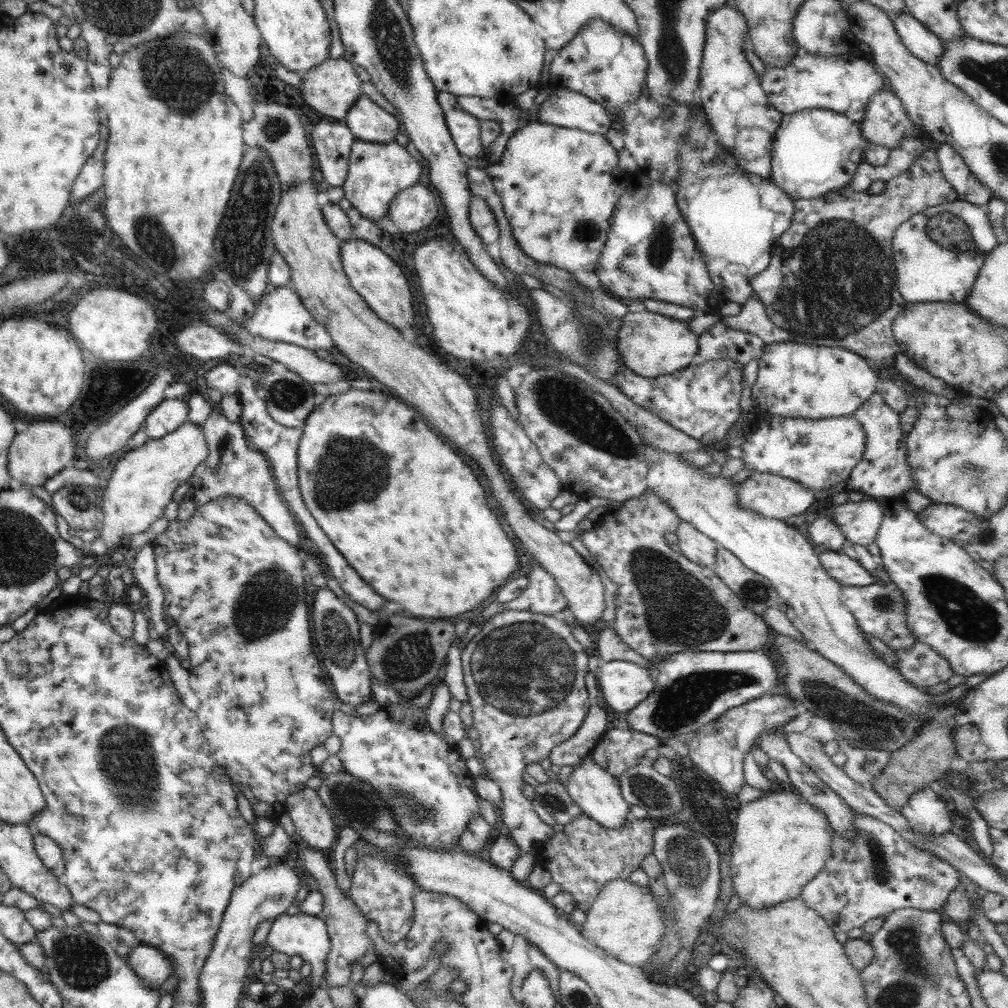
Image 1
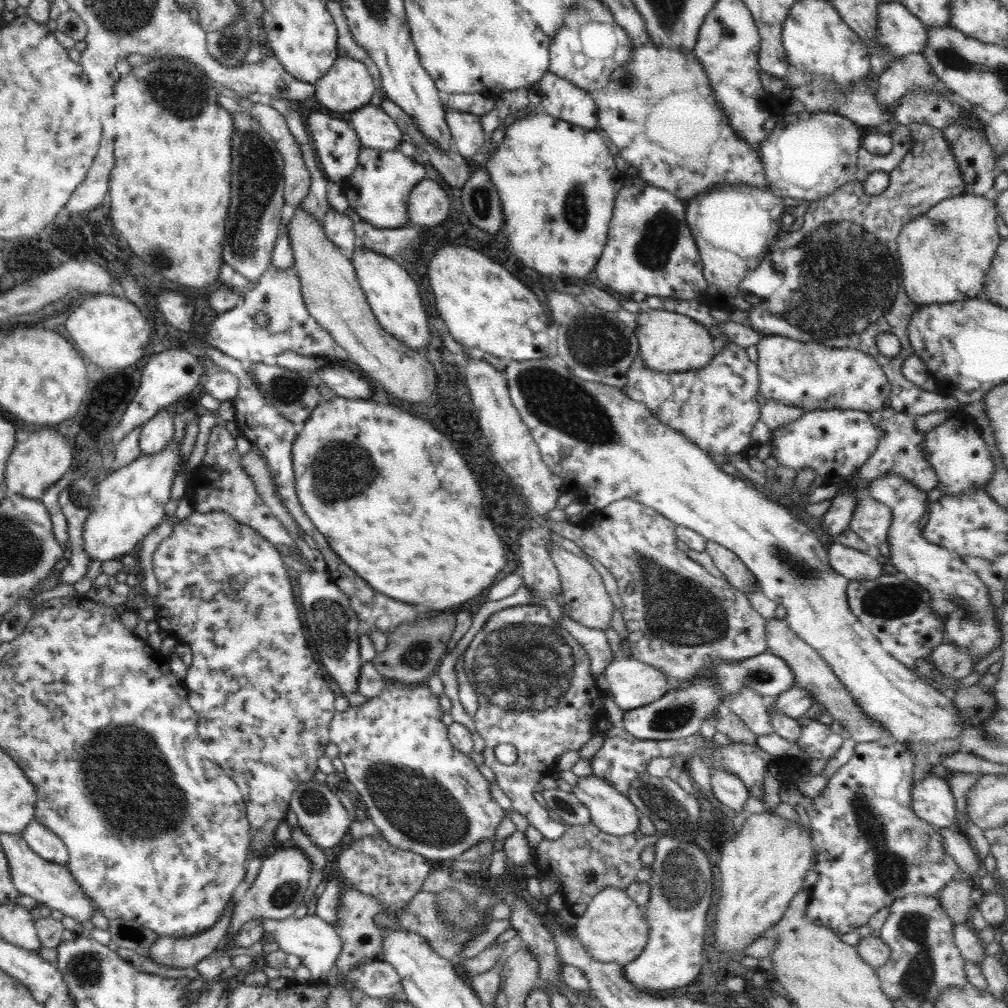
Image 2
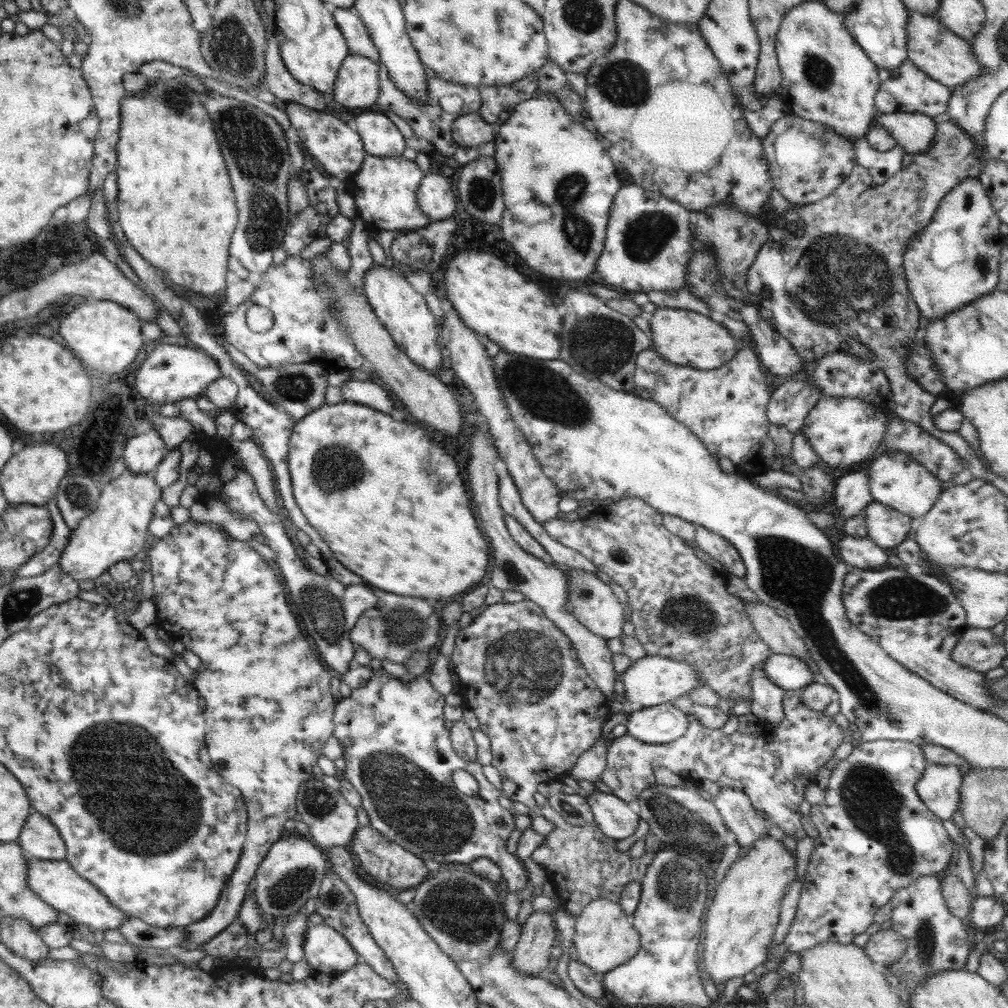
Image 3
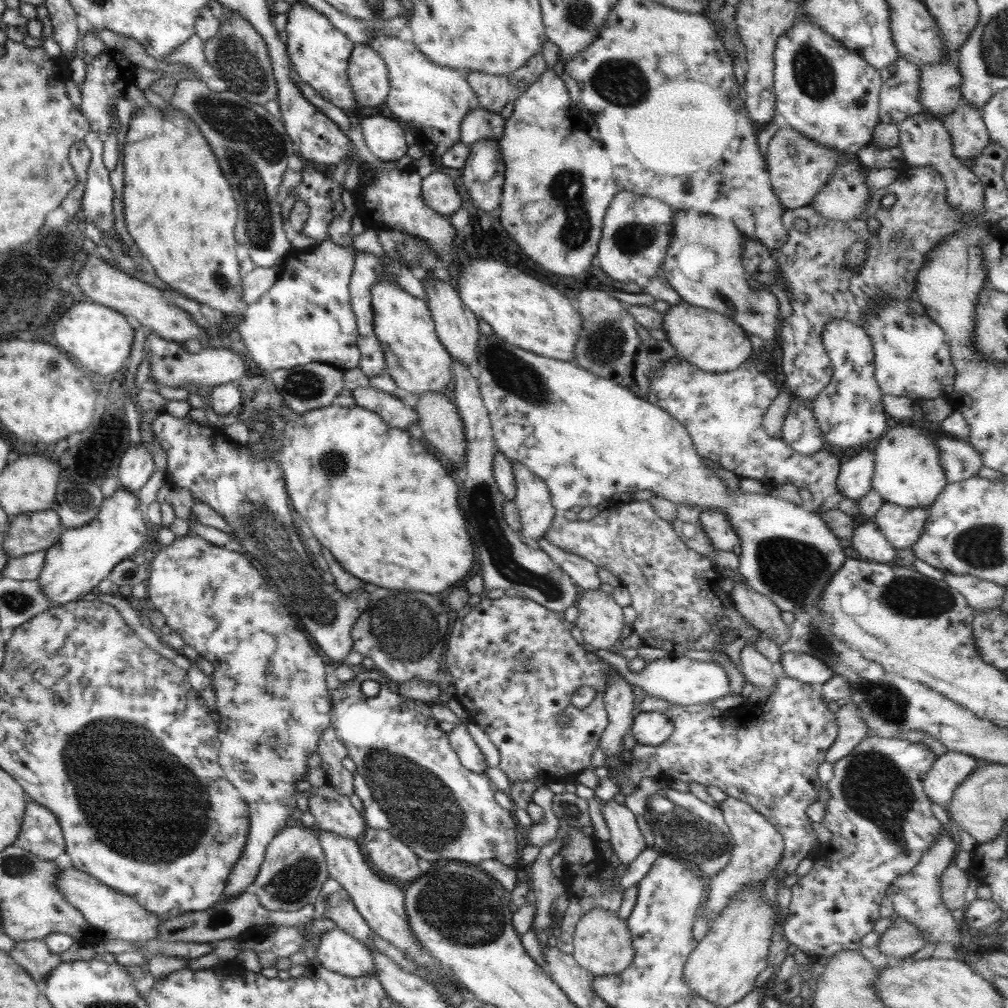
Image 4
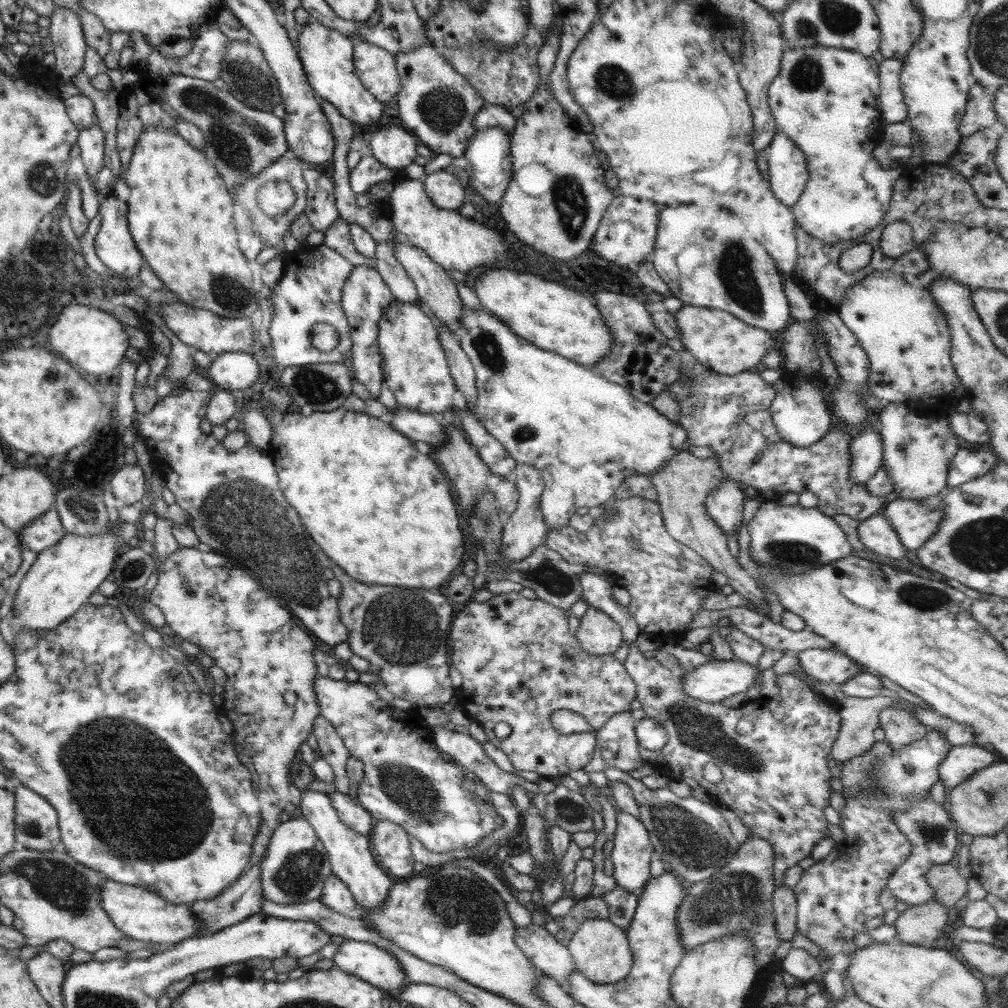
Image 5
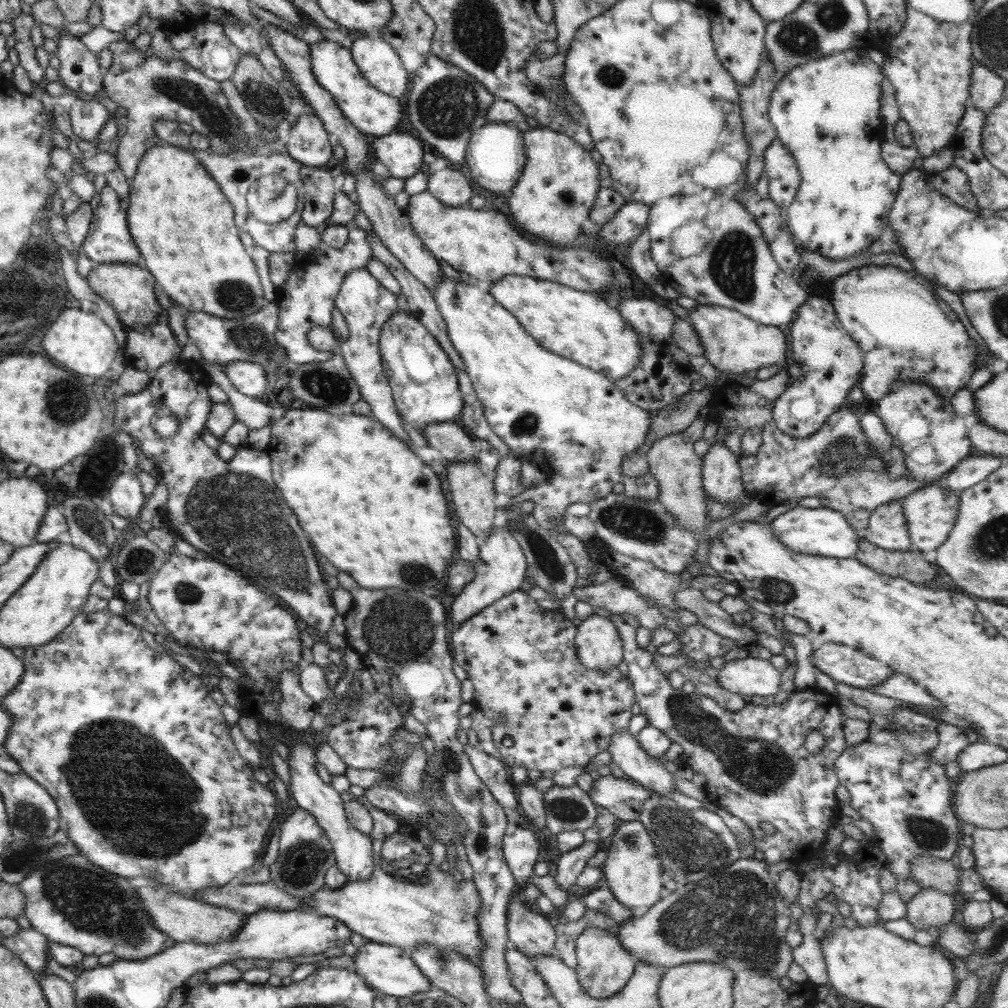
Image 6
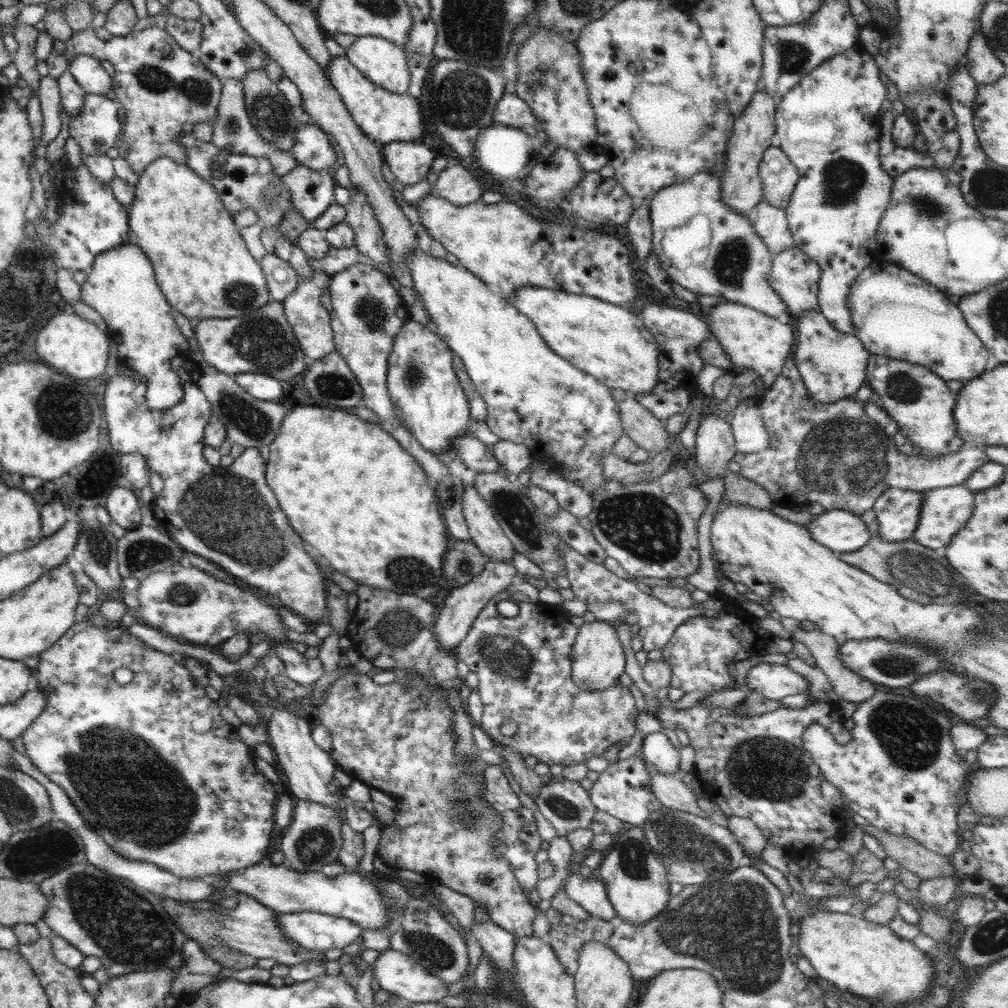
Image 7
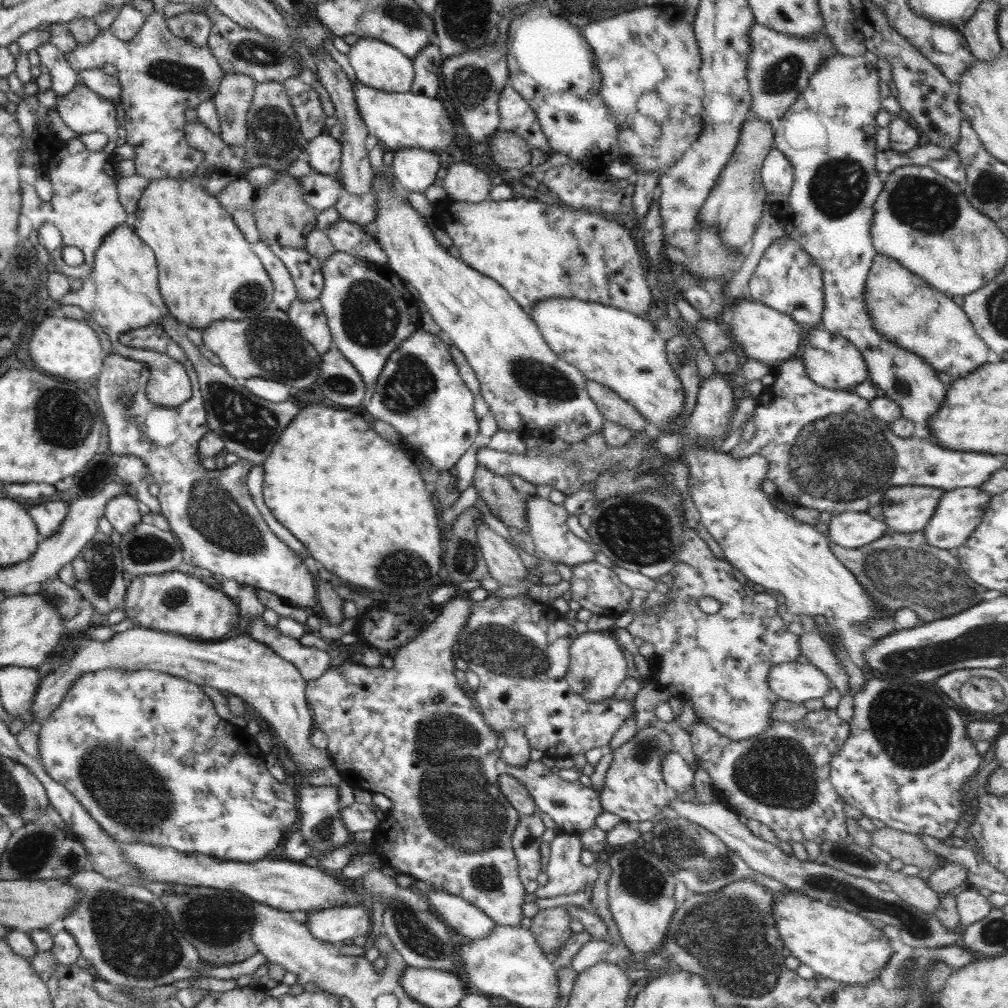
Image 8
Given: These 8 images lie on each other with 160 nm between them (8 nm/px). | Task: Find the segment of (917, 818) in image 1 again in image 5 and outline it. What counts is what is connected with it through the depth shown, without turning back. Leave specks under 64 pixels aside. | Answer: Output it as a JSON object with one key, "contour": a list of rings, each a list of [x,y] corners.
{"contour":[[[978,744],[956,746],[940,764],[939,779],[945,784],[946,790],[949,790],[965,781],[972,773],[998,760],[999,756],[991,748],[984,748]]]}

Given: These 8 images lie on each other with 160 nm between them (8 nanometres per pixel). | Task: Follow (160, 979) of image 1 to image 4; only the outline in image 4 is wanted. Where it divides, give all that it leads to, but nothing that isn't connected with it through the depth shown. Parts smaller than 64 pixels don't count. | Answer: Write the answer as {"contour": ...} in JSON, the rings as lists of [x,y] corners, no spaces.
{"contour":[[[190,533],[181,537],[177,536],[170,546],[163,545],[151,560],[150,569],[150,576],[146,580],[146,599],[154,605],[154,609],[157,609],[164,615],[166,625],[178,634],[178,636],[182,637],[186,645],[191,646],[200,657],[212,663],[214,667],[214,673],[211,675],[212,687],[214,687],[214,692],[216,693],[216,711],[220,715],[220,721],[217,722],[217,725],[221,752],[224,754],[224,756],[220,753],[218,754],[218,765],[226,770],[225,775],[228,782],[233,784],[240,791],[242,798],[246,801],[246,804],[248,804],[248,808],[250,808],[250,834],[247,834],[247,841],[242,849],[242,854],[232,867],[232,872],[229,874],[227,880],[228,888],[224,890],[222,900],[230,899],[230,897],[238,897],[238,895],[244,893],[252,882],[254,882],[260,865],[263,863],[266,848],[268,848],[270,841],[285,826],[292,822],[292,812],[294,812],[294,808],[300,804],[299,797],[295,794],[296,782],[307,778],[308,758],[317,752],[317,744],[322,733],[331,726],[331,708],[333,704],[331,703],[330,692],[328,692],[326,686],[327,674],[326,671],[324,671],[324,660],[322,656],[318,656],[318,654],[310,648],[308,640],[304,638],[304,632],[298,628],[298,622],[292,620],[292,618],[282,618],[282,616],[288,616],[288,610],[278,602],[278,598],[280,598],[278,592],[270,590],[270,586],[266,584],[264,576],[260,576],[260,572],[250,564],[250,559],[246,558],[244,554],[238,554],[236,551],[230,551],[224,547],[213,545],[211,542],[204,540],[201,536]]]}

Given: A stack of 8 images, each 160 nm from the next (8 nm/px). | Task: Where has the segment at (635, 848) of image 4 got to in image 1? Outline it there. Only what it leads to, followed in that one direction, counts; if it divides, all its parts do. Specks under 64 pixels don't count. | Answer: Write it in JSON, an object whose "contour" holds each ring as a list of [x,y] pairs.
{"contour":[[[587,755],[580,764],[574,766],[574,770],[564,785],[572,800],[581,810],[602,826],[611,829],[620,828],[631,814],[629,804],[622,796],[619,780],[608,774],[608,771],[602,770],[598,764],[594,764],[590,755]]]}

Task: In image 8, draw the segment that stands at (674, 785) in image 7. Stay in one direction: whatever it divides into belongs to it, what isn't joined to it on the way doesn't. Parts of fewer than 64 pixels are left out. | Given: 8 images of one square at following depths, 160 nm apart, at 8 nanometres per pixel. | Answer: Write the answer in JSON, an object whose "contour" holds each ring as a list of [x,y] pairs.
{"contour":[[[677,794],[669,800],[669,806],[680,817],[687,818],[706,830],[712,831],[712,834],[718,836],[724,844],[737,852],[739,857],[758,873],[759,877],[770,875],[779,880],[783,886],[787,886],[790,890],[801,891],[812,899],[828,904],[833,900],[838,902],[838,907],[859,914],[869,921],[881,920],[884,924],[894,925],[900,932],[900,939],[911,947],[933,949],[960,944],[961,928],[949,930],[936,918],[936,913],[928,914],[908,905],[894,891],[880,889],[878,883],[873,880],[852,876],[843,870],[816,863],[811,859],[799,861],[794,855],[787,855],[778,845],[756,837],[745,824],[742,816],[735,813],[733,809],[720,804],[719,800],[708,804],[695,801],[685,802]]]}

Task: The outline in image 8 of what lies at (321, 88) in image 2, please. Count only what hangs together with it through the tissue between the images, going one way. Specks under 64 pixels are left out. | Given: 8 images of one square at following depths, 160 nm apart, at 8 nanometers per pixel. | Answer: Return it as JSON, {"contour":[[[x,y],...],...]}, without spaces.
{"contour":[[[360,37],[350,47],[347,56],[356,78],[366,86],[395,93],[410,92],[415,77],[413,60],[408,55],[400,52],[395,46],[375,38]]]}

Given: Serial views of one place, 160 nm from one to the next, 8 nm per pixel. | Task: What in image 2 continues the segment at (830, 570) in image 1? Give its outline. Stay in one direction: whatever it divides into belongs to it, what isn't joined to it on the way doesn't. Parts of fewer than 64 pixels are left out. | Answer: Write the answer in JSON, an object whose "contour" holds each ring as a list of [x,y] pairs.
{"contour":[[[835,542],[827,545],[830,566],[850,580],[874,580],[884,574],[878,559]]]}

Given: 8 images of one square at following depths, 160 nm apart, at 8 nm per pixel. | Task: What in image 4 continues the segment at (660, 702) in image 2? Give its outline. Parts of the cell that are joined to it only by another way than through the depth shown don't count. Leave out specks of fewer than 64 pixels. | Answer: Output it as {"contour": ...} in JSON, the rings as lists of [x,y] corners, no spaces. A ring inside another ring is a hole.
{"contour":[[[786,652],[781,654],[780,664],[784,675],[796,681],[819,687],[832,679],[834,671],[824,662],[802,652]],[[641,712],[632,723],[631,734],[639,744],[660,746],[674,732],[673,722],[664,713]]]}

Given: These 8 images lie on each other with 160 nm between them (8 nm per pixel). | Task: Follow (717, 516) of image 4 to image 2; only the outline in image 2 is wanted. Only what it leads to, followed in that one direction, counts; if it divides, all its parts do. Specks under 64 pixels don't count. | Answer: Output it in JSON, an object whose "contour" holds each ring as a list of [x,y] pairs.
{"contour":[[[707,540],[705,550],[711,556],[716,568],[722,572],[723,578],[736,590],[745,595],[759,591],[760,586],[756,577],[731,550],[712,540]]]}

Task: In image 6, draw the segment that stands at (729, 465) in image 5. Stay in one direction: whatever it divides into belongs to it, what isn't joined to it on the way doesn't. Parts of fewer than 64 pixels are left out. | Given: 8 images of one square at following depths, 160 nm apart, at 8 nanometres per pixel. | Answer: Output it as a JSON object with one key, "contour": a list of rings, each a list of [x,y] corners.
{"contour":[[[738,384],[737,388],[737,394],[742,397],[743,403],[732,406],[726,397],[725,387],[718,387],[717,393],[709,406],[711,412],[708,418],[718,425],[727,426],[729,422],[734,420],[744,430],[754,428],[754,426],[761,430],[763,442],[758,452],[750,456],[737,456],[744,488],[753,499],[760,503],[772,507],[784,500],[797,500],[799,502],[805,496],[816,496],[821,500],[823,508],[841,512],[850,526],[853,526],[858,532],[862,532],[868,526],[870,515],[880,505],[891,500],[904,498],[915,490],[926,486],[925,482],[914,480],[909,473],[898,478],[892,478],[885,469],[883,459],[879,458],[877,454],[874,456],[873,452],[869,450],[869,440],[861,430],[860,415],[852,414],[845,407],[830,415],[829,419],[808,438],[796,438],[782,432],[775,425],[772,417],[773,400],[766,399],[759,393],[753,392],[750,387]]]}

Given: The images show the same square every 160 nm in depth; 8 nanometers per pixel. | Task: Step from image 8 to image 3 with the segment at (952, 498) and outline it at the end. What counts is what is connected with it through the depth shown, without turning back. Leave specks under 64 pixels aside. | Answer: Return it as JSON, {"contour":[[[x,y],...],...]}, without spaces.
{"contour":[[[872,501],[864,510],[867,536],[884,549],[896,548],[910,532],[910,518],[889,506]]]}

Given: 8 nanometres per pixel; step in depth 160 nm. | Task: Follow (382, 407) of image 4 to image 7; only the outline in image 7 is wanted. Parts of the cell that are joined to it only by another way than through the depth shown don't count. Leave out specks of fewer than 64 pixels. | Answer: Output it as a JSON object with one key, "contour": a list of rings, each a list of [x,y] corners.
{"contour":[[[468,434],[462,435],[455,438],[451,446],[470,470],[475,470],[477,473],[503,472],[501,464],[493,455],[493,449],[477,438],[472,438]]]}

